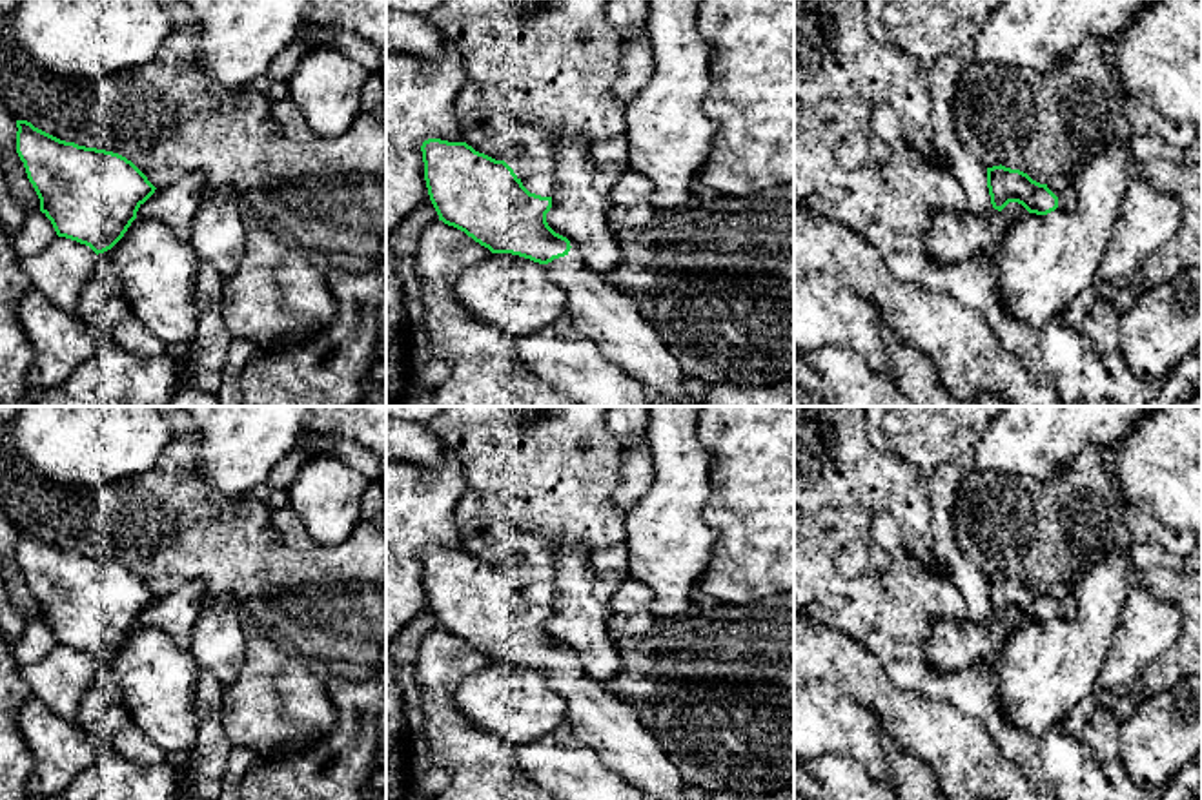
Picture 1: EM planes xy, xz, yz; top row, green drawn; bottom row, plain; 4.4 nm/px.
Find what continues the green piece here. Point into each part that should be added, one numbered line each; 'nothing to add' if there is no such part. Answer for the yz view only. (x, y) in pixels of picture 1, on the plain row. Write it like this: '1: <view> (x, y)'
1: yz (1062, 594)

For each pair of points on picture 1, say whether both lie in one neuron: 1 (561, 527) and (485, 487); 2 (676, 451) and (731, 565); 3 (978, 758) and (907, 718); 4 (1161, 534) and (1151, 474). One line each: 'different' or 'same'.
1: same
2: different
3: same
4: different

